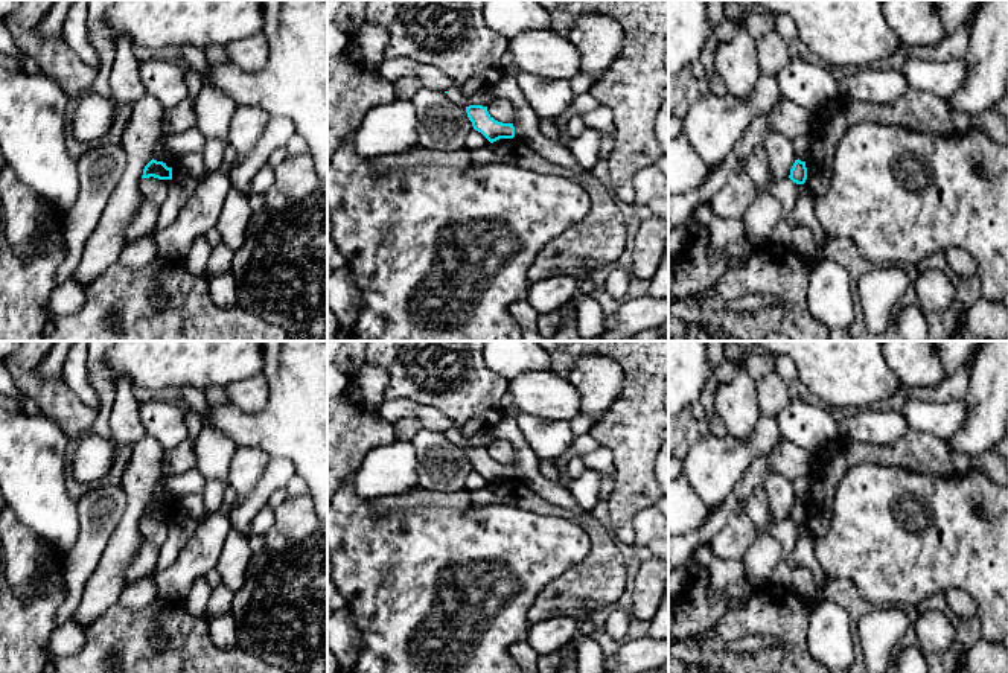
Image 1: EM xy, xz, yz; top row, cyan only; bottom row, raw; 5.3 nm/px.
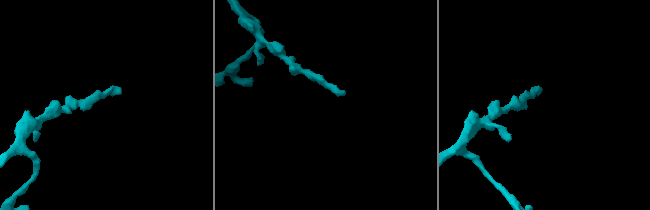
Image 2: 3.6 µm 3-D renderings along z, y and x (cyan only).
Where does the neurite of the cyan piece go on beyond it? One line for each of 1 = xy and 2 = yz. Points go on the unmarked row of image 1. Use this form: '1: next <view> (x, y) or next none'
1: next none
2: next none

